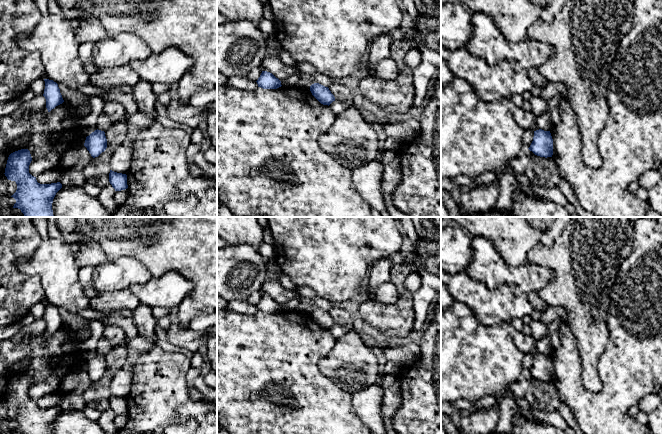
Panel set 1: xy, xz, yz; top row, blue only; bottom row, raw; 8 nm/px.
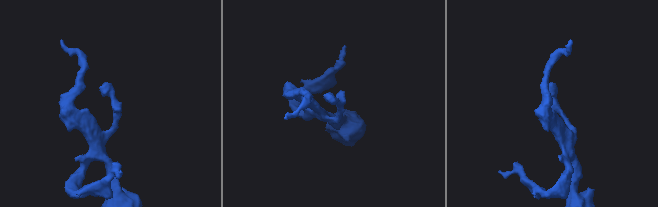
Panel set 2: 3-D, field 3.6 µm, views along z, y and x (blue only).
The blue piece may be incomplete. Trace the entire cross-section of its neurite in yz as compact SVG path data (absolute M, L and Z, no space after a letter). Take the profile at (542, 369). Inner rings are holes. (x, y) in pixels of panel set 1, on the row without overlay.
M542 353L534 355L533 365L528 373L540 381L552 381L553 363L550 355Z

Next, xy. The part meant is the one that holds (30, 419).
M21 373L8 381L5 400L17 408L16 416L11 420L16 424L13 432L20 434L52 434L56 417L62 412L60 406L40 408L36 401L29 397L32 385L30 375Z

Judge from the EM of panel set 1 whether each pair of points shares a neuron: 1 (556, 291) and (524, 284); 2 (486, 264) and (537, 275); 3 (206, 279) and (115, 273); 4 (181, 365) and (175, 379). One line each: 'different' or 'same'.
1: different
2: same
3: different
4: same

